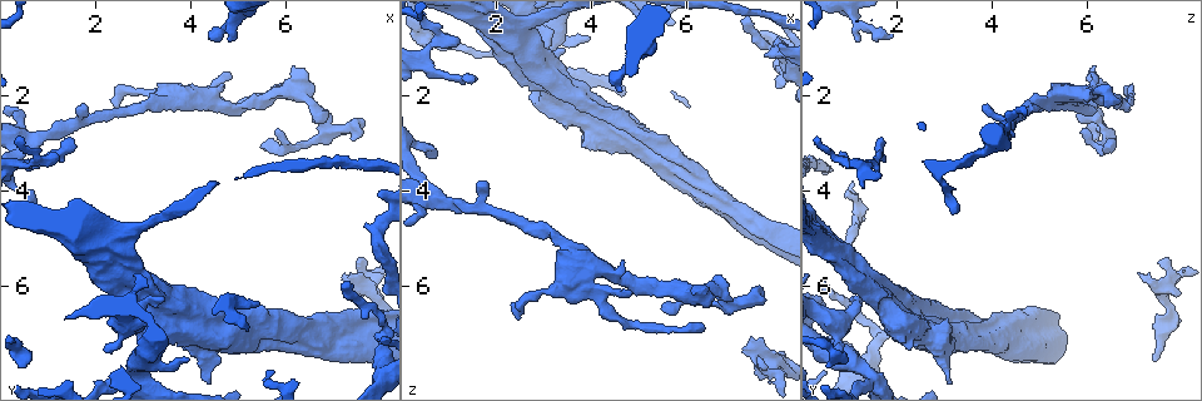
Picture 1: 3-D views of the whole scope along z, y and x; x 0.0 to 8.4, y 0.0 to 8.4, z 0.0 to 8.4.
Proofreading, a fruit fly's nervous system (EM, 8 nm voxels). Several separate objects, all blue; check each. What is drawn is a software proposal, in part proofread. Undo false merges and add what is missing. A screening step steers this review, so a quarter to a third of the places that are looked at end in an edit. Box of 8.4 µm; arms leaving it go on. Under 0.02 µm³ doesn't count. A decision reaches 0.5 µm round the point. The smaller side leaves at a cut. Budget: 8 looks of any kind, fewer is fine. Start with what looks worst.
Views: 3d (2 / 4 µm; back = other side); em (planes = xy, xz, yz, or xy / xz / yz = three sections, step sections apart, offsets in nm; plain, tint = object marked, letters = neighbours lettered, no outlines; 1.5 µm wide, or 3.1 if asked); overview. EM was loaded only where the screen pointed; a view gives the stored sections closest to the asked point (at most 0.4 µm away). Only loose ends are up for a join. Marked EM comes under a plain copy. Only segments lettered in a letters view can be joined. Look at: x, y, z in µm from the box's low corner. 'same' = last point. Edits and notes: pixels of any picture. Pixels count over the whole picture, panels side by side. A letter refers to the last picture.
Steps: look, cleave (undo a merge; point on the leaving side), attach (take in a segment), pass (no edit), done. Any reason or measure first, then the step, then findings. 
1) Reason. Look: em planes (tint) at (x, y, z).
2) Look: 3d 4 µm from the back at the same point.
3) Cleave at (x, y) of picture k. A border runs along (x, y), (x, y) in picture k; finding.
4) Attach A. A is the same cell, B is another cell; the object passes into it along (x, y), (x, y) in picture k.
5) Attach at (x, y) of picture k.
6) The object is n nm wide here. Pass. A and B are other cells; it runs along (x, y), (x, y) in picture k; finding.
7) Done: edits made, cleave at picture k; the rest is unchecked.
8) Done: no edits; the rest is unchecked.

Branch stops here. Look: 3d 4 µm from the back at (7.50, 5.75, 7.05).

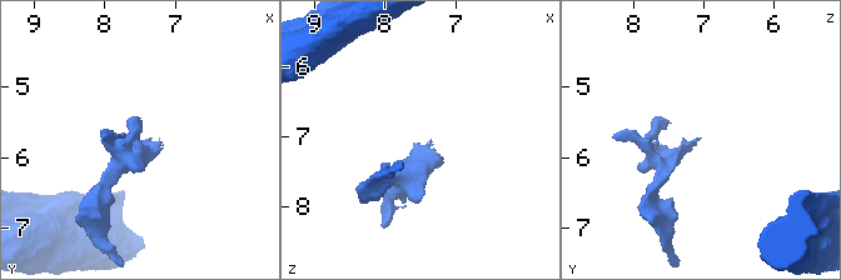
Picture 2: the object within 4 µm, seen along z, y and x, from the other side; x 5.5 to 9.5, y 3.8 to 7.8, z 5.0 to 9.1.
Now the EM. Look: em xy step 4 (letters) at (7.50, 5.75, 7.05).

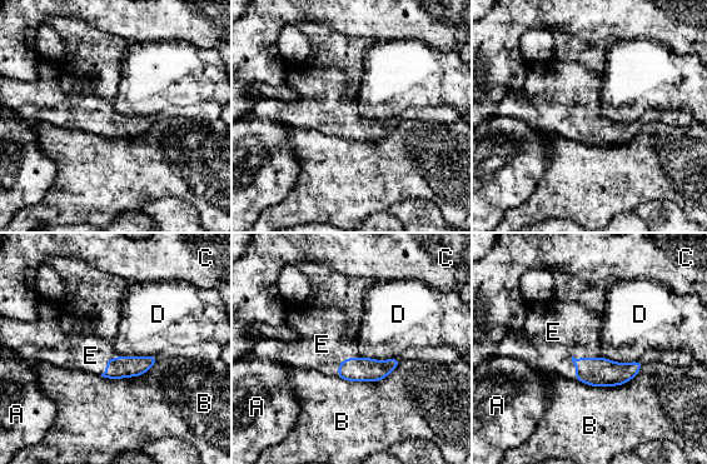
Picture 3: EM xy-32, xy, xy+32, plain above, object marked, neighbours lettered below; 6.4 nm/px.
Attach E. E is the same cell, A, B, C and D are other cells; the object passes into it along (597, 372), (577, 359), (553, 332) in picture 3; it goes on there.

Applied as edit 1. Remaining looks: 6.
An open end. Look: em xy step 8 (tint) at (1.75, 2.15, 3.90).

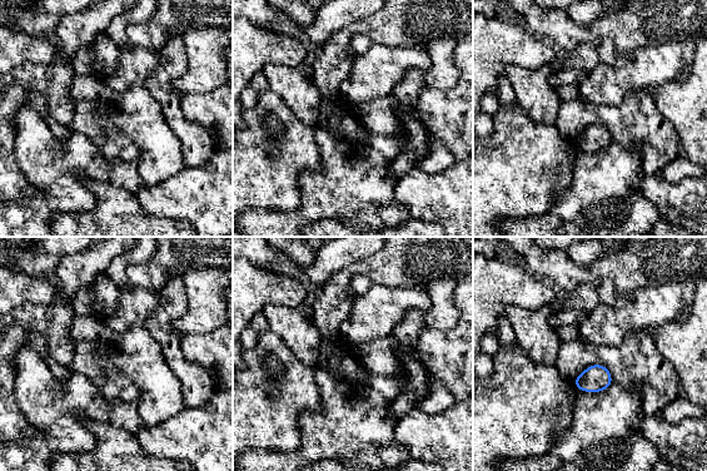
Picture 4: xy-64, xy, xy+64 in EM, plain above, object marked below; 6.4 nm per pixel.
Cut it another way. Look: em planes (letters) at the same point.

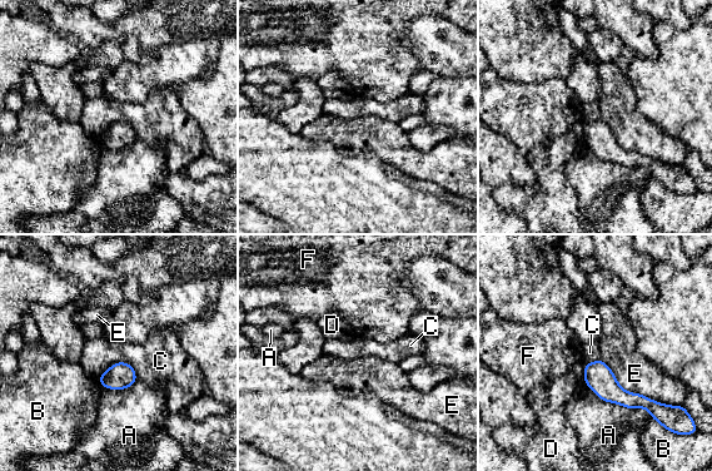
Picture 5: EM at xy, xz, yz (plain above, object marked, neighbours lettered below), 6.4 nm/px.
The object is 170 nm wide here. Pass. A, B, C, D, E and F are other cells; it runs along (588, 366), (617, 395), (655, 405) in picture 5; no lettered segment goes on from it.

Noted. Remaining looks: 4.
Done: edits made, attach at picture 3; the rest is unchecked.

